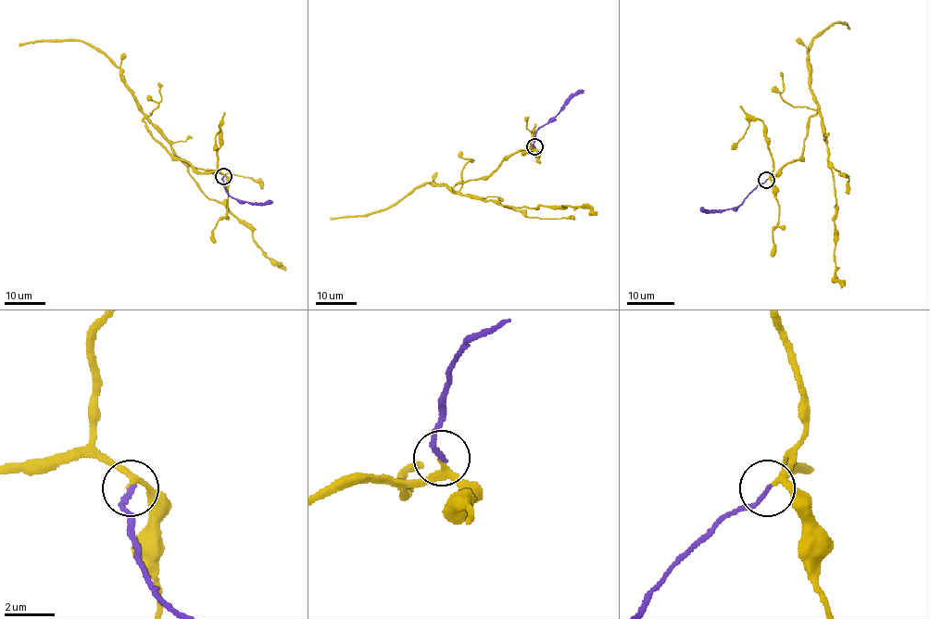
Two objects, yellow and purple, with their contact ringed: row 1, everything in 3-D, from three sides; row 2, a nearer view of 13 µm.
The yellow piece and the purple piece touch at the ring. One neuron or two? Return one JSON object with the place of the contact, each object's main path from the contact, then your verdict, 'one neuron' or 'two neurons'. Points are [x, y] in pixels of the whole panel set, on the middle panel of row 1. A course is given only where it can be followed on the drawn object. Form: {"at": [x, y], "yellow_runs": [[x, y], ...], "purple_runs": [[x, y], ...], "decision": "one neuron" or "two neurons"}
{"at": [534, 146], "yellow_runs": [[534, 147], [509, 155], [488, 176], [459, 182], [453, 188], [462, 195], [510, 207], [589, 207], [596, 214]], "purple_runs": [[534, 147], [535, 132], [584, 91]], "decision": "one neuron"}

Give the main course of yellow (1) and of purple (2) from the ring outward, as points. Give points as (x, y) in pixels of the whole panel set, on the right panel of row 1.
1: (767, 180), (799, 157), (807, 124), (817, 112), (823, 120), (835, 195), (835, 278), (844, 286)
2: (767, 180), (738, 206), (727, 209), (701, 208)

